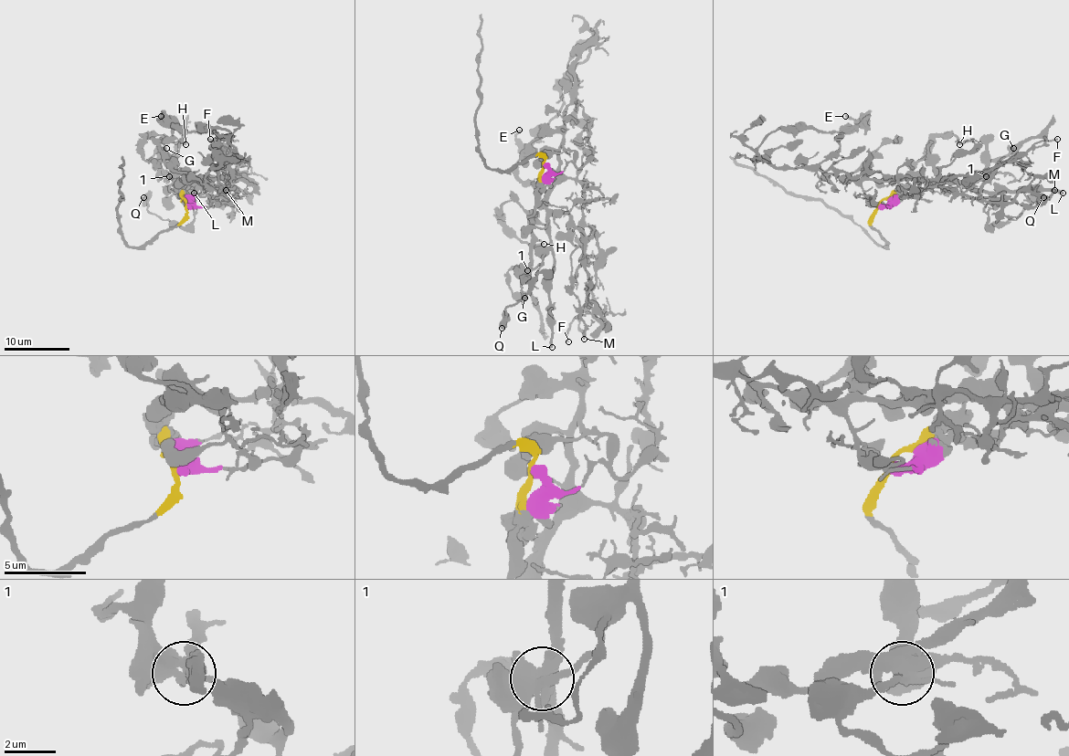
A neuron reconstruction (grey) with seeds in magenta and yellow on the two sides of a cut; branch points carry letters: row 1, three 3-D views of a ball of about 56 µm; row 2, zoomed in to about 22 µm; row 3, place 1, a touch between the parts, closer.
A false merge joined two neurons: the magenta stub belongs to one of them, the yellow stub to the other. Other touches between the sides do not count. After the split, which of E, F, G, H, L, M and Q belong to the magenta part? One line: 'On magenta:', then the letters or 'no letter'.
On magenta: E, F, G, H, L, M, Q

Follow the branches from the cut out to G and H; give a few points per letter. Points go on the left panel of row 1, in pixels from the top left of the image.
G: (185, 206), (216, 202), (204, 182), (185, 182), (150, 161), (166, 148)
H: (185, 206), (216, 202), (204, 182), (189, 181), (170, 159), (142, 156), (142, 140), (162, 135), (185, 144)

